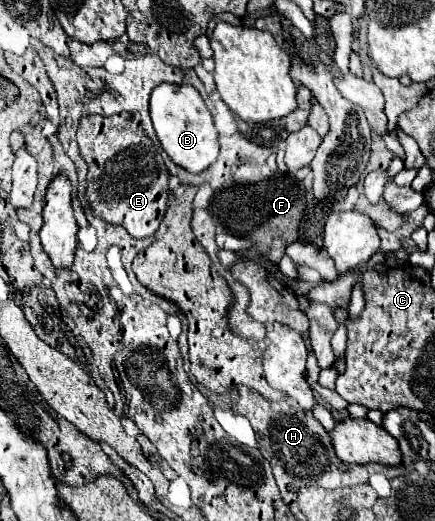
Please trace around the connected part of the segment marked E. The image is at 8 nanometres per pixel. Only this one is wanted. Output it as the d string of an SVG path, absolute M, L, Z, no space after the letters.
M115 114L115 116L83 116L79 120L77 142L83 160L89 166L87 172L87 202L93 208L93 214L113 226L123 226L133 238L149 238L157 232L159 224L165 218L167 202L169 202L169 172L163 164L161 154L153 148L151 140L143 132L139 114Z

